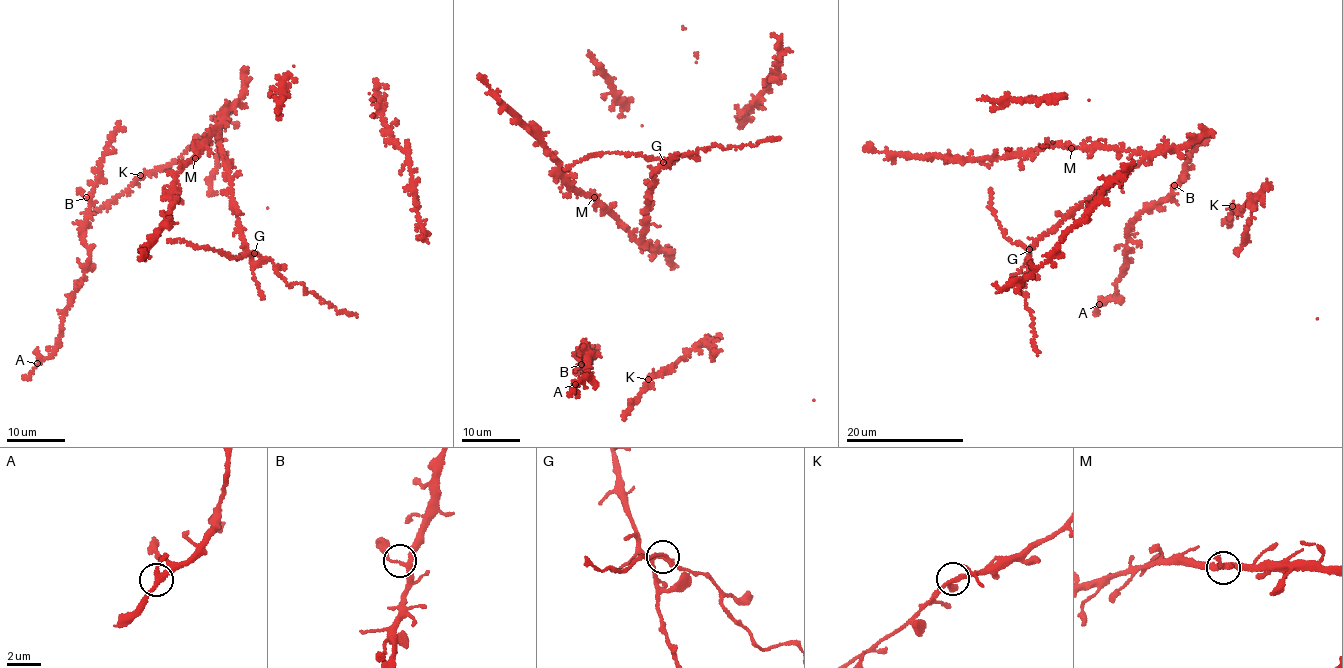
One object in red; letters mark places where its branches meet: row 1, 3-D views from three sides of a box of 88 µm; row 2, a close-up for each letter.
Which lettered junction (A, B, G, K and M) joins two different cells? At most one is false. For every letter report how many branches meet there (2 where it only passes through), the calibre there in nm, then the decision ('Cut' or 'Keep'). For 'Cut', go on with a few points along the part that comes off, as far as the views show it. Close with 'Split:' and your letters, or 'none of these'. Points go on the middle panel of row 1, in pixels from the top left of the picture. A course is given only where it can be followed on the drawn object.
A: Branches: 3. Thickness 200 nm. Keep
B: Branches: 3. Thickness 200 nm. Keep
G: Branches: 4. Thickness 200 nm. Cut. Course of the part to remove: (662, 162), (713, 146), (739, 148), (781, 137)
K: Branches: 4. Thickness 200 nm. Keep
M: Branches: 4. Thickness 320 nm. Keep
Split: G

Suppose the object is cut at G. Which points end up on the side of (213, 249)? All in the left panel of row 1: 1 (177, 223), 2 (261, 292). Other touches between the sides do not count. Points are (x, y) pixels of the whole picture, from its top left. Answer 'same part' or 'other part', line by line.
1: other part
2: other part

